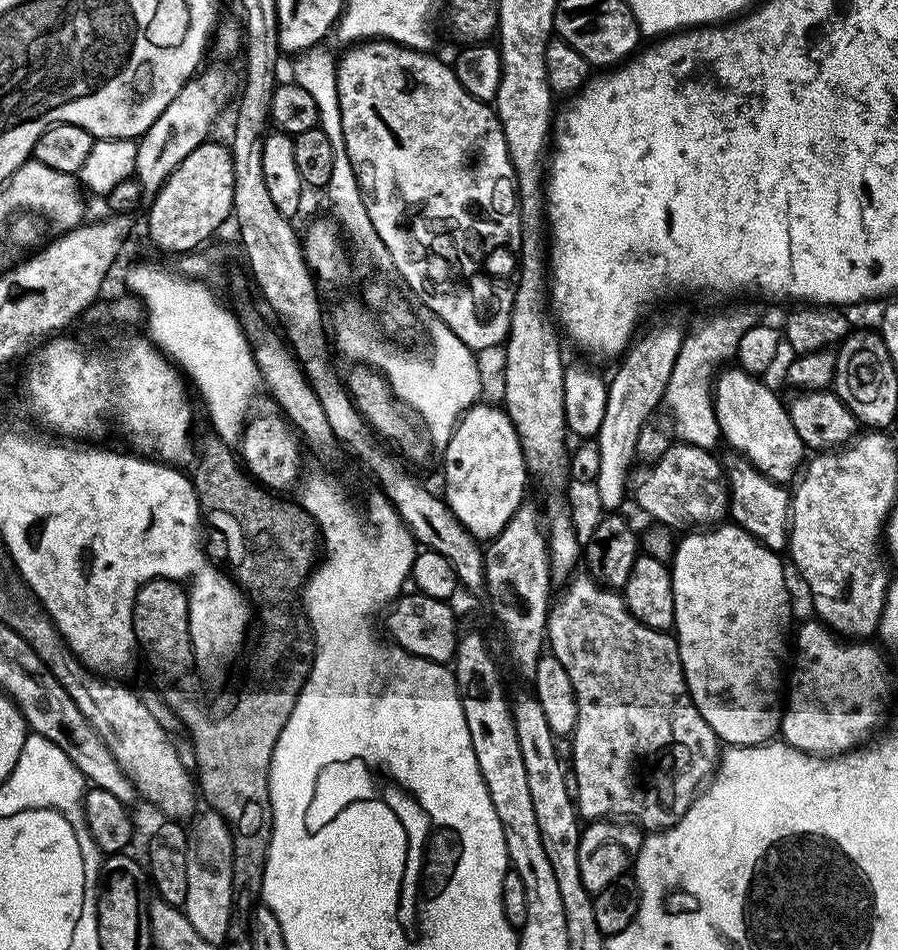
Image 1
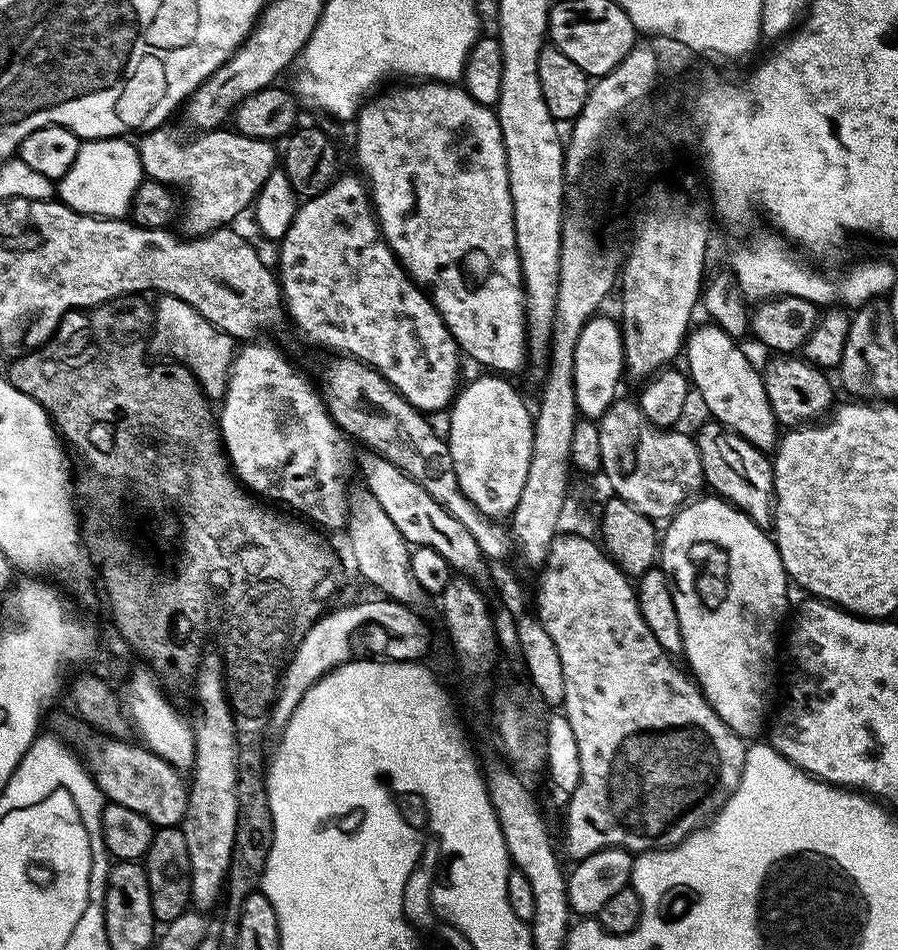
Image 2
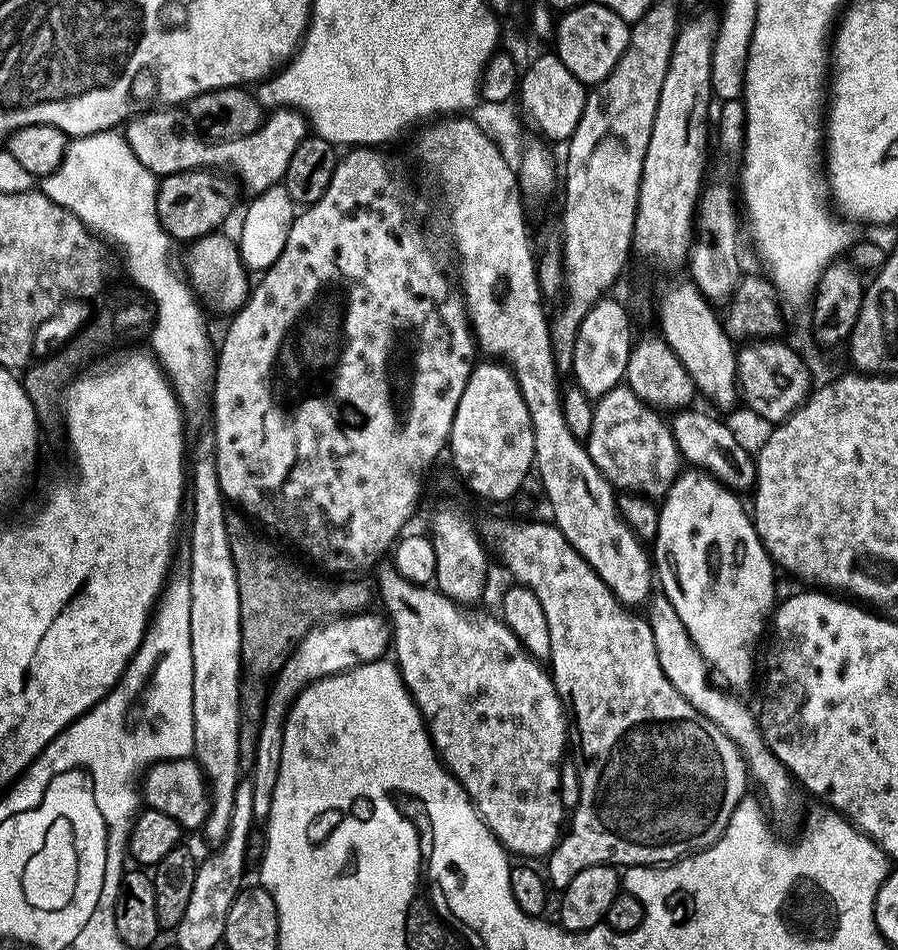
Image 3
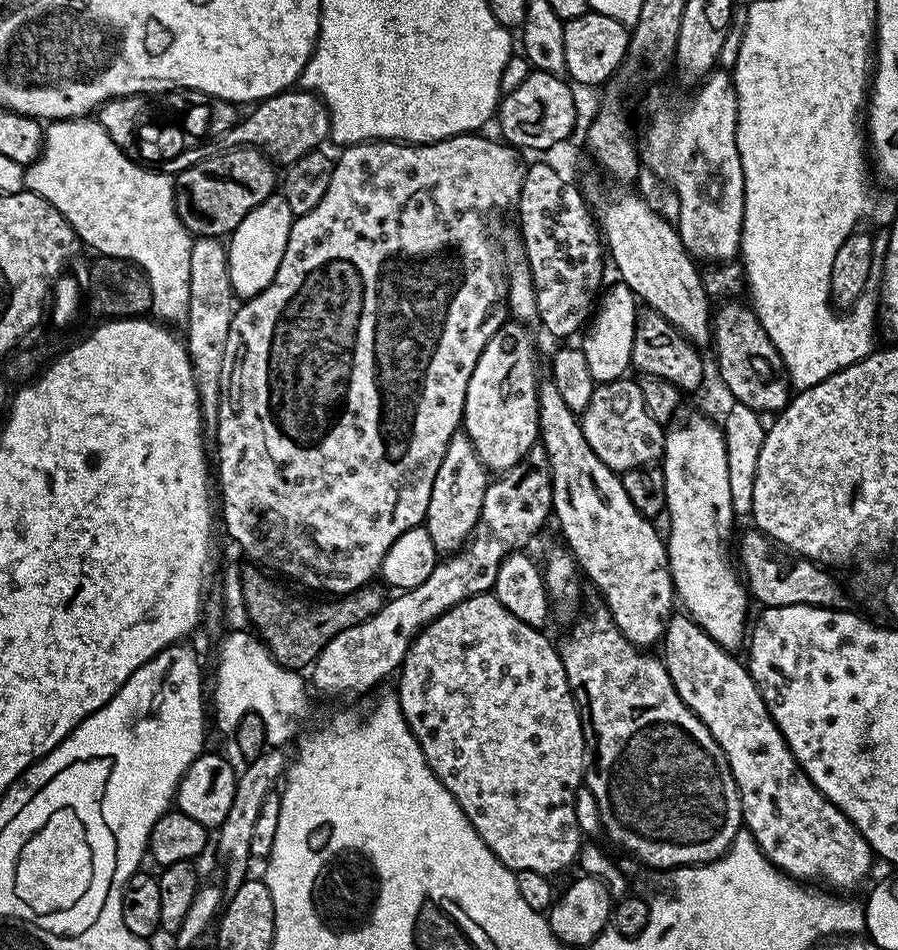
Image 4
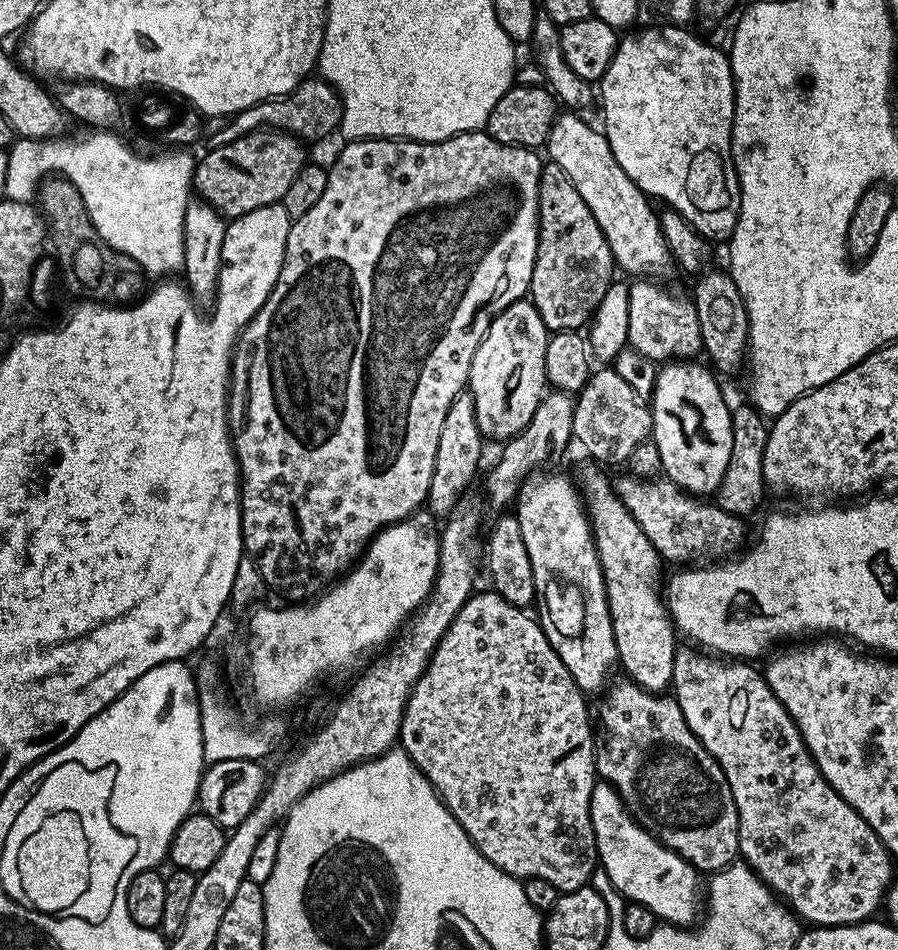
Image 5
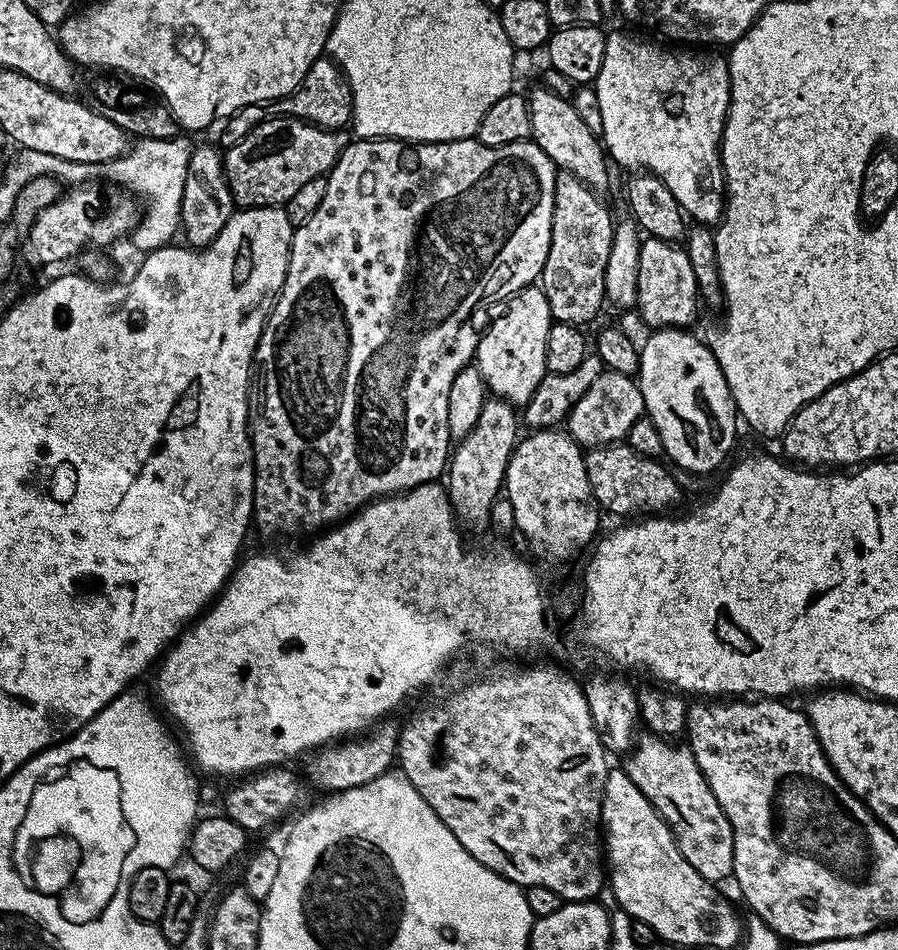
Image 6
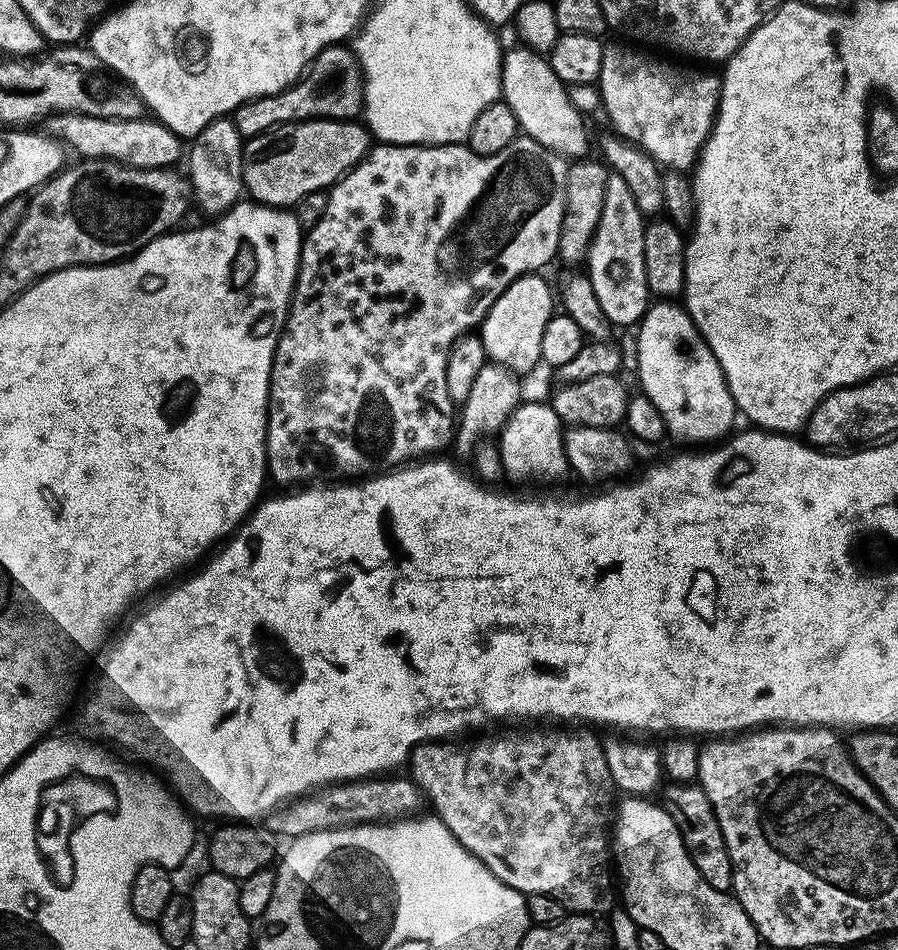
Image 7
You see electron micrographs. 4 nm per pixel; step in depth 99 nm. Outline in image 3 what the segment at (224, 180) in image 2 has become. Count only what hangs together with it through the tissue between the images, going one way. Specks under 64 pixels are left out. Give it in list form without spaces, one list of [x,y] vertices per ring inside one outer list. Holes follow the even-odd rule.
[[[287,106],[269,111],[264,124],[254,134],[233,140],[213,140],[195,131],[180,132],[180,116],[176,112],[179,111],[149,110],[127,121],[126,139],[130,150],[134,150],[134,158],[138,158],[138,162],[142,162],[142,166],[158,178],[175,172],[227,170],[248,194],[265,192],[281,183],[294,150],[298,150],[310,134],[310,125],[304,113]]]

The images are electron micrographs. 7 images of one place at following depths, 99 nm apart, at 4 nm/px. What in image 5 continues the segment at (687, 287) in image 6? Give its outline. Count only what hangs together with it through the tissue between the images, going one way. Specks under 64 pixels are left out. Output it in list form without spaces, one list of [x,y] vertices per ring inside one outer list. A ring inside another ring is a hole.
[[[636,278],[628,284],[628,293],[630,294],[630,330],[628,331],[628,347],[638,350],[638,354],[646,354],[646,358],[657,362],[692,362],[697,359],[704,351],[704,343],[702,342],[702,326],[698,326],[698,314],[696,307],[692,301],[691,295],[684,294],[679,296],[676,292],[671,292],[668,288],[663,288],[663,283],[657,282],[652,278]]]

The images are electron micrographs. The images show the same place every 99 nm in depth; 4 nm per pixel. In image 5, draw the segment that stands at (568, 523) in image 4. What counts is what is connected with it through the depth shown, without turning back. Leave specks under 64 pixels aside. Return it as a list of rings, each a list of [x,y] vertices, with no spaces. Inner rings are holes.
[[[587,463],[580,468],[578,487],[584,509],[588,511],[588,520],[592,523],[592,537],[604,575],[614,626],[616,659],[619,667],[624,667],[623,675],[639,688],[657,694],[667,693],[672,682],[678,633],[662,595],[661,561],[650,539],[646,538],[638,522],[616,496],[613,481],[604,473],[607,471],[595,463]]]

